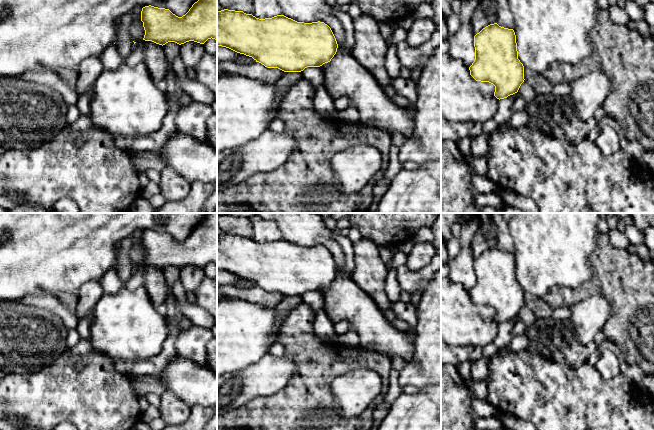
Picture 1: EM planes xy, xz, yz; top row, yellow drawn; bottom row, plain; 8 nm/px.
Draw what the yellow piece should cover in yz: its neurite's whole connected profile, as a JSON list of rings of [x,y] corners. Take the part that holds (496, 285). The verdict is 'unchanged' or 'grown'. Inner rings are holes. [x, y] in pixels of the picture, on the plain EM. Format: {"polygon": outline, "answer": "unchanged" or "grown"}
{"polygon": [[[490,248],[474,260],[475,284],[469,291],[470,299],[495,310],[494,320],[504,323],[518,316],[524,306],[524,290],[518,283],[516,259],[513,253]]], "answer": "unchanged"}

